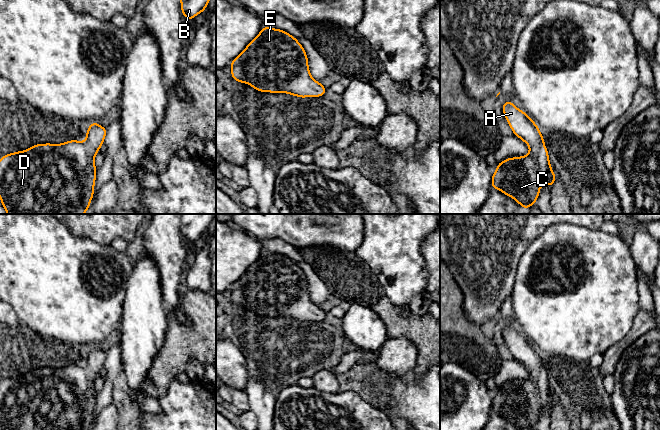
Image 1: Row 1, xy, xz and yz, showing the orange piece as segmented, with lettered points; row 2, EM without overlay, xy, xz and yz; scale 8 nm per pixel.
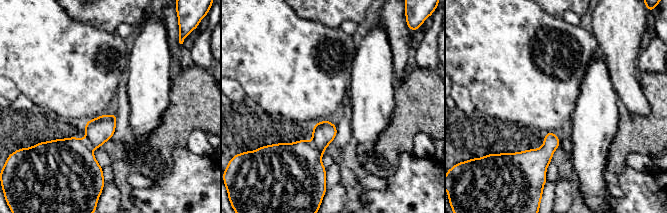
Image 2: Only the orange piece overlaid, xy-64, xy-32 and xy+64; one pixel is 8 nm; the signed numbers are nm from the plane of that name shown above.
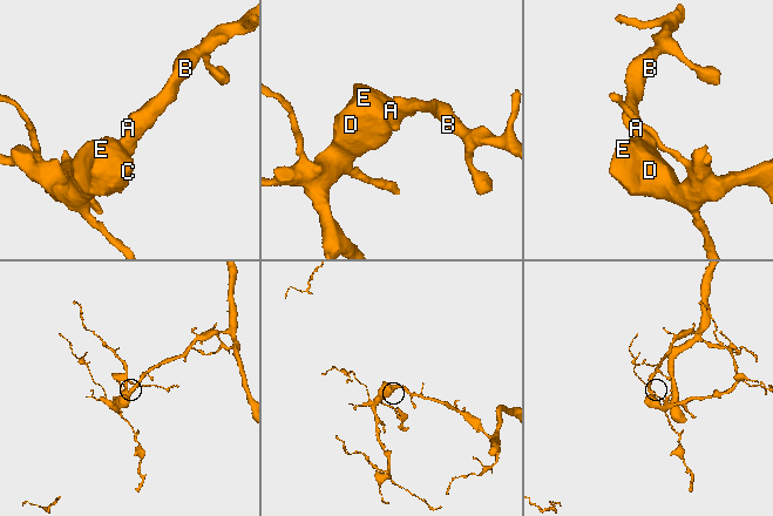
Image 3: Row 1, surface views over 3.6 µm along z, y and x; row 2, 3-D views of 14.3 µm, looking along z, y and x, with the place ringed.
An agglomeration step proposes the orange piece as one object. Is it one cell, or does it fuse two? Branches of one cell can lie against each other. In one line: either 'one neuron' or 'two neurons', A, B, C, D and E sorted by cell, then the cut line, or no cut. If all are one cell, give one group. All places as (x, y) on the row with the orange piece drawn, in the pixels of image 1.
one neuron; A B C D E; no cut

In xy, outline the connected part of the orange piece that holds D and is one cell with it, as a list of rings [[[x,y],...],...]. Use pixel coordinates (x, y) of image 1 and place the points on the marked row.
[[[90,123],[84,142],[35,144],[25,151],[0,158],[0,200],[7,214],[84,214],[94,196],[97,169],[95,155],[107,129]]]

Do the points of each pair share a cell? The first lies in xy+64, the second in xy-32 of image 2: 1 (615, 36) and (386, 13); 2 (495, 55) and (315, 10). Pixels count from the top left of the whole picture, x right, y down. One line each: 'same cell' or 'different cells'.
1: same cell
2: different cells

